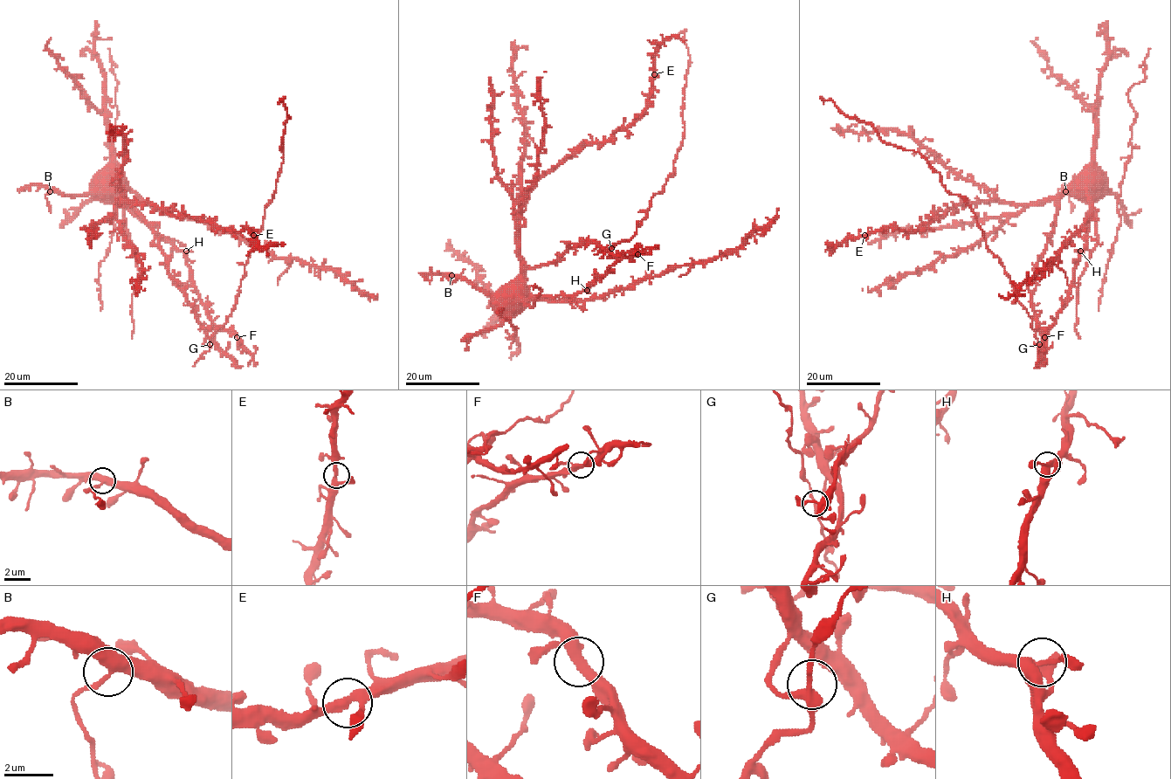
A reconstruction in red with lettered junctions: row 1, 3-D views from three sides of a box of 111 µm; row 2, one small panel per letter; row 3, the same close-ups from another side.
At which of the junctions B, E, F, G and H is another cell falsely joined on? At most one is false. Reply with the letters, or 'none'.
none

